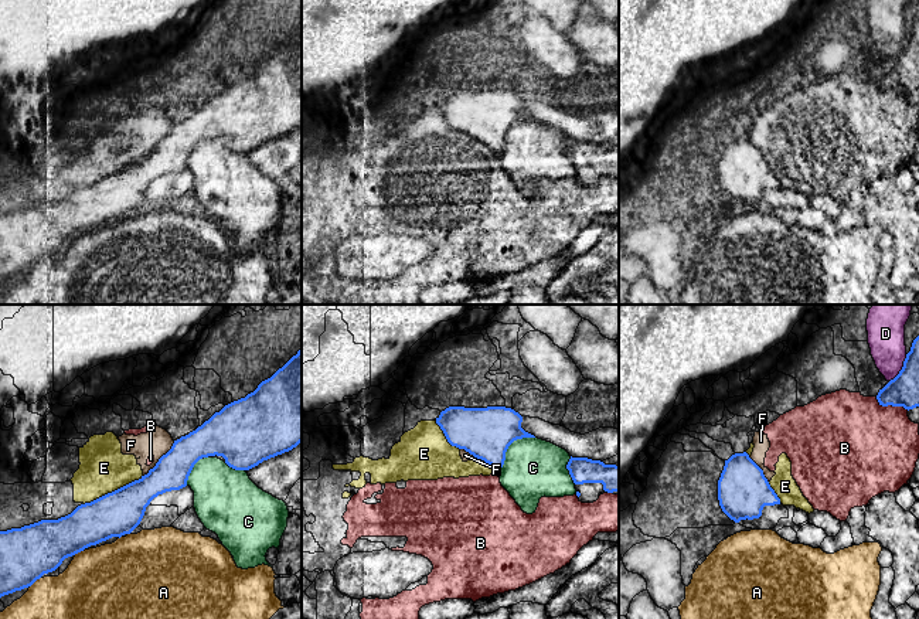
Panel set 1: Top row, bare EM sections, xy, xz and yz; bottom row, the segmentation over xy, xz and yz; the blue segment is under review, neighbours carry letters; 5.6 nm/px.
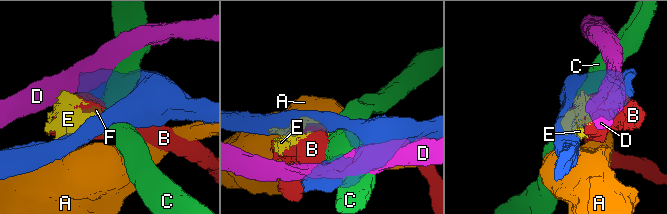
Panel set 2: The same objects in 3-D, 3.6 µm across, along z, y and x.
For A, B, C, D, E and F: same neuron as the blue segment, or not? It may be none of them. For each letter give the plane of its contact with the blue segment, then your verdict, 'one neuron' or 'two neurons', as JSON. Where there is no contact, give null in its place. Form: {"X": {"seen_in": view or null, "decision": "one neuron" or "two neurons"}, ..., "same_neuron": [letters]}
{"A": {"seen_in": "xy", "decision": "two neurons"}, "B": {"seen_in": "yz", "decision": "two neurons"}, "C": {"seen_in": "xz", "decision": "two neurons"}, "D": {"seen_in": "yz", "decision": "two neurons"}, "E": {"seen_in": "xy", "decision": "two neurons"}, "F": {"seen_in": "xy", "decision": "two neurons"}, "same_neuron": []}

